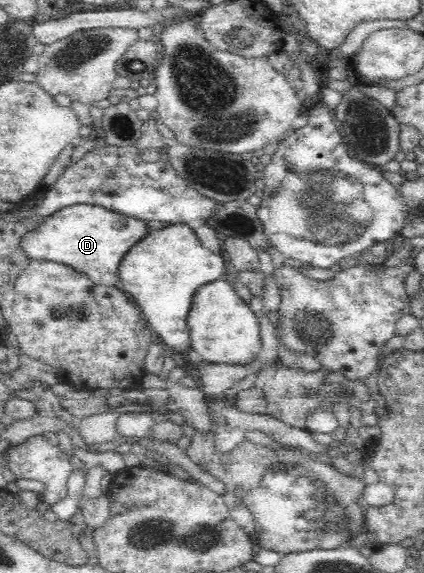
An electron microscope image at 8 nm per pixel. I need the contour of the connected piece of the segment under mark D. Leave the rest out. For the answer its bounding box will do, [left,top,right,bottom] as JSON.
[21,204,151,286]

